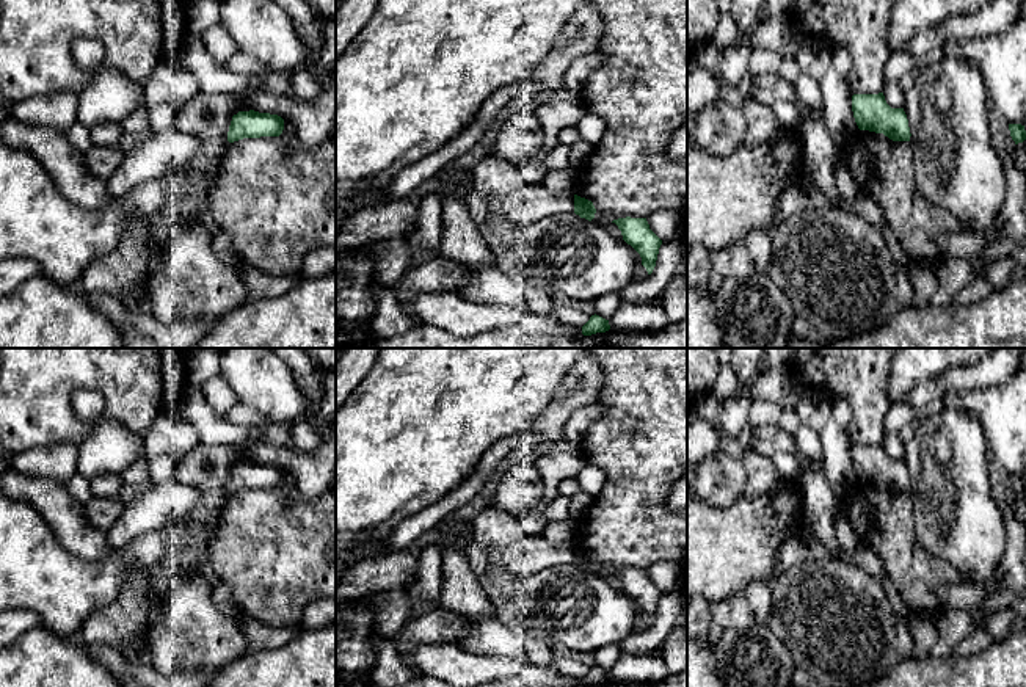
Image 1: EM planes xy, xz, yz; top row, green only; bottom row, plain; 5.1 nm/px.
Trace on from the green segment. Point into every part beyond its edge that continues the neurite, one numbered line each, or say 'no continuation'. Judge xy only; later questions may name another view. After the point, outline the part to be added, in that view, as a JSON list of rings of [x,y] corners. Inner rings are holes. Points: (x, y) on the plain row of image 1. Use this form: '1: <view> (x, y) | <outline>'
no continuation

